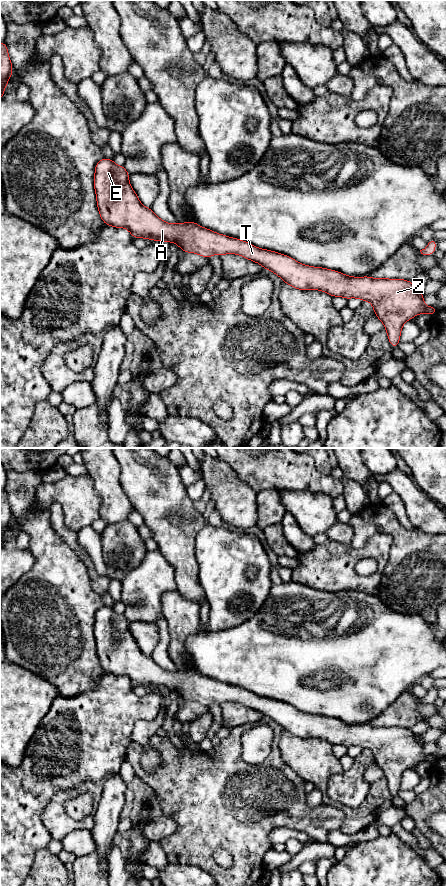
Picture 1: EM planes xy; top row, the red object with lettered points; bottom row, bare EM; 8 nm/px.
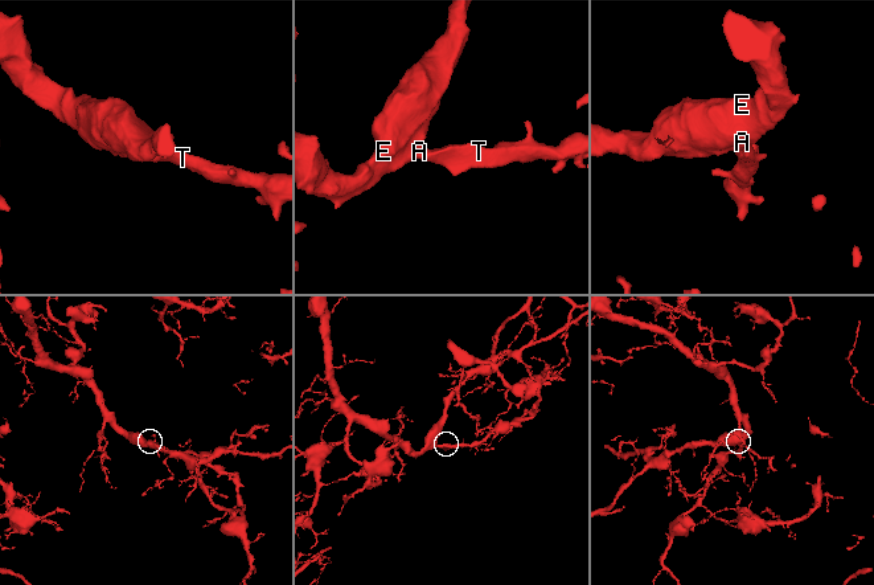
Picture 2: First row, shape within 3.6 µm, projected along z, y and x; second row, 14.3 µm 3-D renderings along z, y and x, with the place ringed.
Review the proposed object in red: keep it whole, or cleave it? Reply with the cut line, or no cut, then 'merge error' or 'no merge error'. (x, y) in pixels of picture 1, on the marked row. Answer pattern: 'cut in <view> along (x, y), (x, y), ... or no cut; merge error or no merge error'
no cut; no merge error

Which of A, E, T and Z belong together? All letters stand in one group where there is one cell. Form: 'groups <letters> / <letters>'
groups A E T Z

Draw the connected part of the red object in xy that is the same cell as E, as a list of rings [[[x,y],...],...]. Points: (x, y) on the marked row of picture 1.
[[[102,158],[97,162],[94,174],[94,189],[102,221],[112,227],[127,229],[133,238],[144,238],[153,241],[162,240],[166,243],[174,242],[185,253],[196,253],[208,259],[214,254],[219,256],[237,254],[259,263],[264,269],[270,270],[285,283],[298,290],[319,290],[328,293],[332,297],[339,296],[347,300],[358,298],[362,301],[369,301],[373,306],[375,315],[385,325],[388,340],[393,349],[397,348],[400,342],[401,330],[405,322],[422,313],[433,316],[438,310],[435,306],[428,307],[424,304],[424,295],[410,280],[348,276],[336,270],[299,263],[287,255],[261,249],[241,239],[218,234],[210,229],[201,227],[194,221],[178,222],[176,224],[167,223],[161,220],[151,208],[146,208],[142,205],[129,183],[129,173],[124,166],[116,165],[113,159]]]

